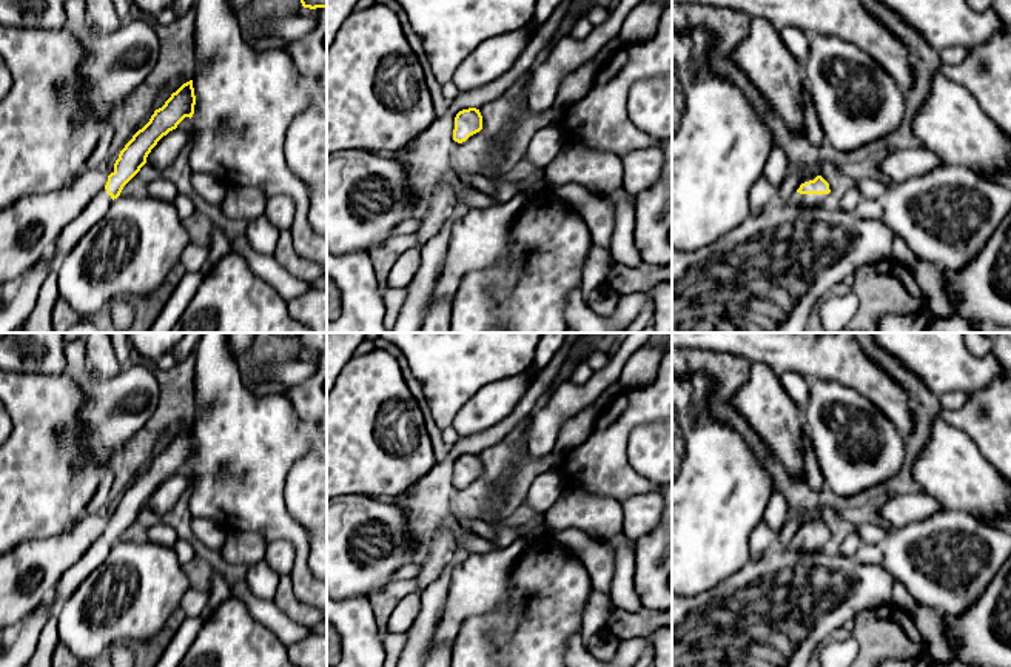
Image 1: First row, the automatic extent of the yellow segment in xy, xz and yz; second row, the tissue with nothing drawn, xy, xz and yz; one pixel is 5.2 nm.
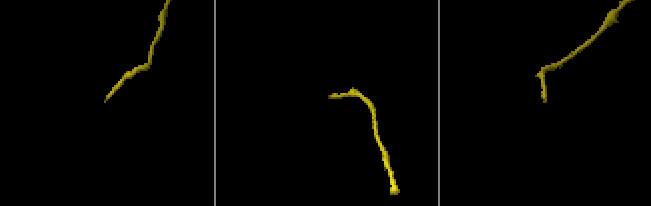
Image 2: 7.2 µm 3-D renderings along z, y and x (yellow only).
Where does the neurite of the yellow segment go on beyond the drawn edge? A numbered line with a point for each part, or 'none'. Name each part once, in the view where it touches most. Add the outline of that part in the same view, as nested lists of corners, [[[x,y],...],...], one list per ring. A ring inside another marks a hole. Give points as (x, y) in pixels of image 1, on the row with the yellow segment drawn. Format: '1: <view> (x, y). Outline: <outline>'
1: yz (803, 202). Outline: [[[794,193],[788,200],[791,206],[797,208],[798,211],[820,211],[821,208],[831,206],[829,194],[800,194]]]

